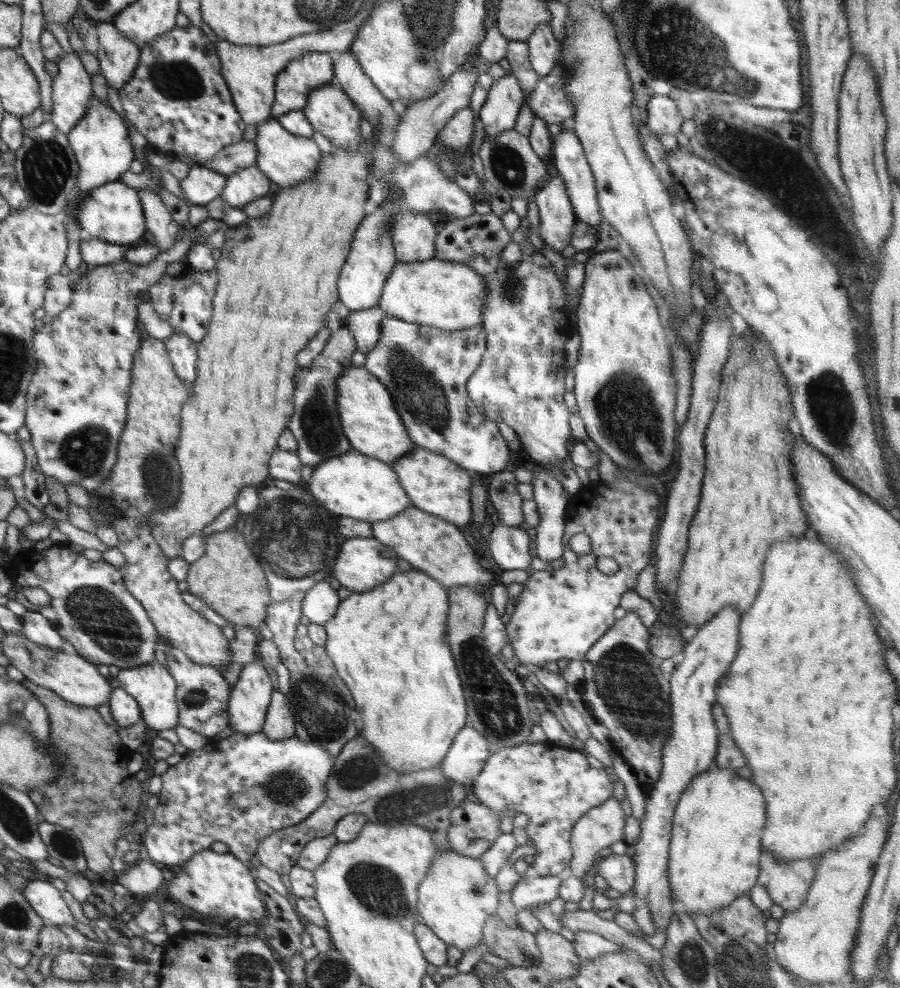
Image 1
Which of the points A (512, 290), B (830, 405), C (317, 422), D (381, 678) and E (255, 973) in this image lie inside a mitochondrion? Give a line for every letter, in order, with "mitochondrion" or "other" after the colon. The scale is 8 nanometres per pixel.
A: mitochondrion
B: mitochondrion
C: mitochondrion
D: other
E: mitochondrion

